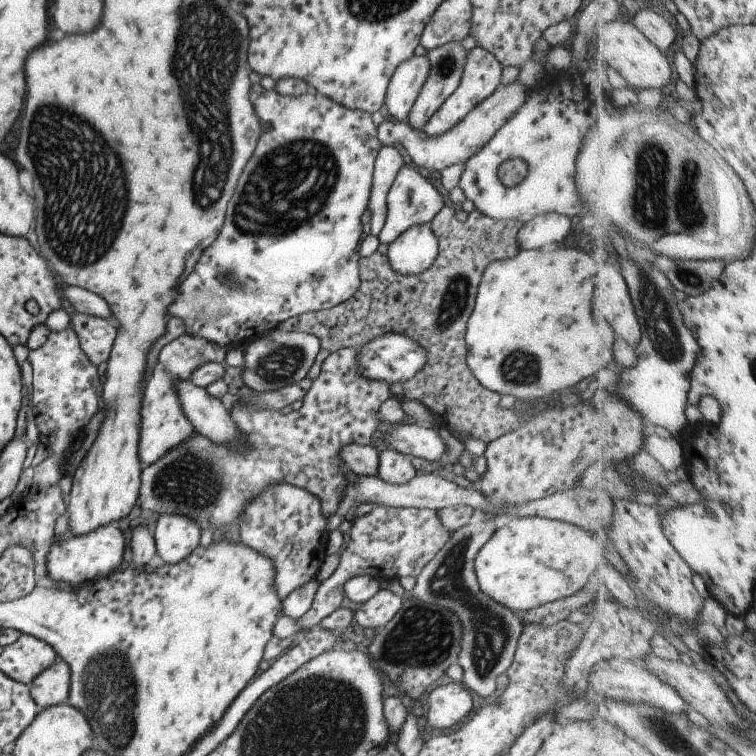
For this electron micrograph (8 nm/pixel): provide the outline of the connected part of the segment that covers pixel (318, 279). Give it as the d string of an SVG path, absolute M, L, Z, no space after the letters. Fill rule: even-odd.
M310 88L306 94L294 98L280 96L274 89L265 90L254 102L254 112L258 114L258 122L261 124L264 134L260 136L258 148L244 168L236 192L232 200L228 202L224 226L216 240L202 252L202 256L192 269L192 274L179 286L176 300L168 308L169 317L176 316L184 322L185 332L190 336L200 336L208 342L218 344L218 346L228 346L228 348L239 348L248 346L262 338L268 332L276 331L284 321L292 317L297 317L307 312L321 311L324 309L334 308L348 298L354 296L358 286L360 286L360 271L358 270L358 260L361 256L359 253L360 240L362 240L362 214L368 207L369 196L374 180L374 166L376 156L381 148L381 142L377 137L377 126L372 121L372 113L360 112L351 108L344 108L336 104L335 100L326 98L323 94L317 93ZM224 276L232 276L232 284L224 284Z

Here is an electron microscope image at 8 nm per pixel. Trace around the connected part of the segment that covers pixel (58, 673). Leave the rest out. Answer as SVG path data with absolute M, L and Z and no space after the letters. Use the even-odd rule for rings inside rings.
M64 660L40 672L29 685L32 700L41 709L67 703L70 695L71 674Z

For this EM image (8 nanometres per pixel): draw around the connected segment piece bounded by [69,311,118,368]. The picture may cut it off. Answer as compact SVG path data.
M75 311L69 317L70 326L78 337L80 348L84 350L88 360L98 368L108 360L118 329L108 320L98 316Z

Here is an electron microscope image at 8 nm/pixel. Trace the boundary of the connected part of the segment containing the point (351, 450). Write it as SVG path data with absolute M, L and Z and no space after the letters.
M348 444L340 448L340 458L347 470L359 476L377 476L380 453L370 445Z

